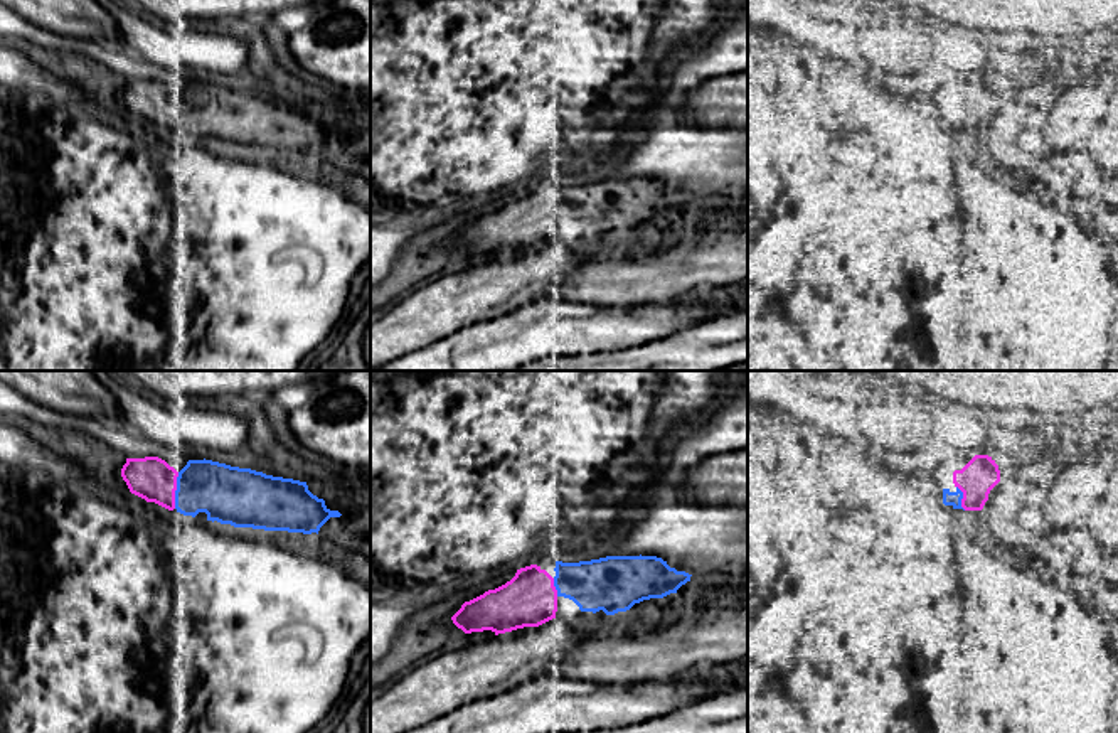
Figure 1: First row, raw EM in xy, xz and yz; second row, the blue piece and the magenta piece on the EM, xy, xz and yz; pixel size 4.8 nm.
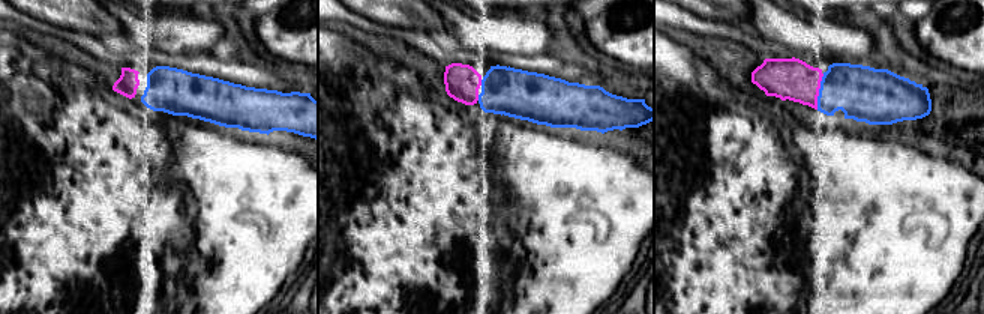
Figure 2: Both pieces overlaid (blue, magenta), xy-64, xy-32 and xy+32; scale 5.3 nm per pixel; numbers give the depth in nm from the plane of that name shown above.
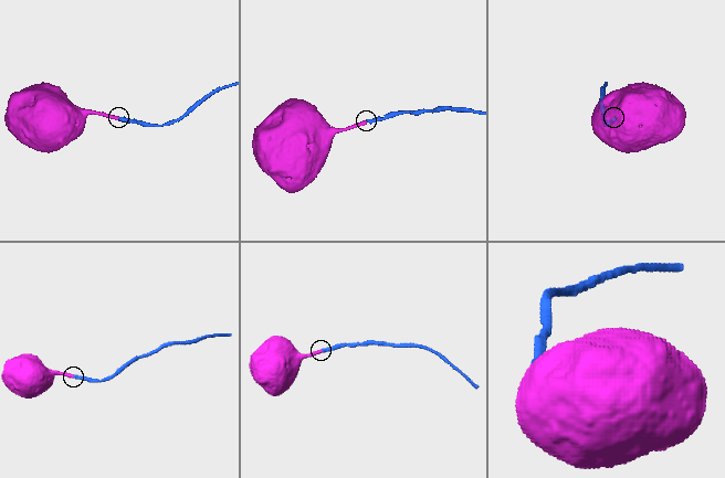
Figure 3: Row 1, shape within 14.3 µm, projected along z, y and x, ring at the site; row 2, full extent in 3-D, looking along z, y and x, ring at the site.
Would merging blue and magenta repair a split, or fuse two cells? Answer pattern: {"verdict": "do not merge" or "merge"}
{"verdict": "merge"}

